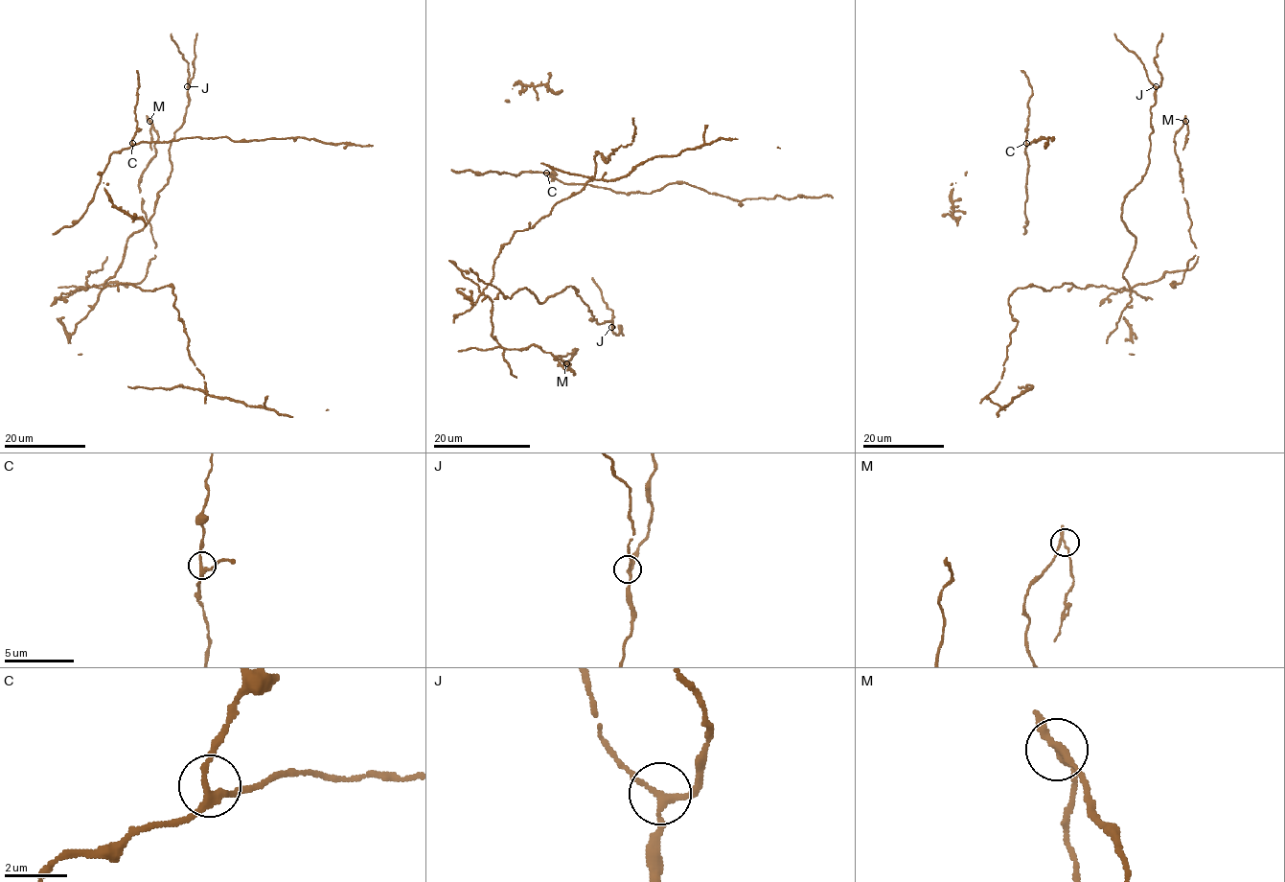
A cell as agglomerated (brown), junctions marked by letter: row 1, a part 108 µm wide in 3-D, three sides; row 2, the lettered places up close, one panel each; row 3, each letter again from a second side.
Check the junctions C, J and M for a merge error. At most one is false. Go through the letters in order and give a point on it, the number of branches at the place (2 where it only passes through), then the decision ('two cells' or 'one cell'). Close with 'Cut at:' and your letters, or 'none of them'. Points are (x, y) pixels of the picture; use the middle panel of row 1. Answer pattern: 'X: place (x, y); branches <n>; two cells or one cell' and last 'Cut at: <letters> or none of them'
C: place (546, 173); branches 3; one cell
J: place (611, 327); branches 3; one cell
M: place (566, 363); branches 3; two cells
Cut at: M

